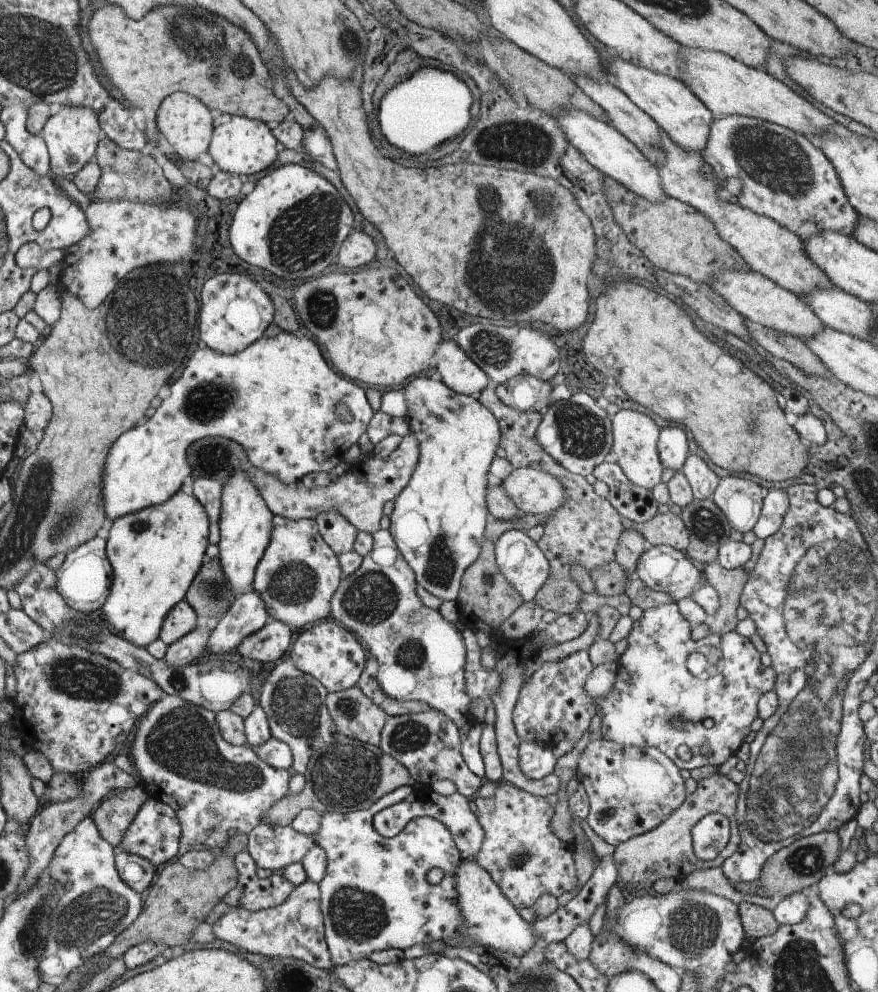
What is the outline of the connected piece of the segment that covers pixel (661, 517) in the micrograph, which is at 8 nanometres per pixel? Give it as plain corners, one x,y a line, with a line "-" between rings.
670,511
658,513
652,520
640,524
622,516
620,520
625,530
640,532
652,546
670,545
678,550
689,548
689,529
685,521

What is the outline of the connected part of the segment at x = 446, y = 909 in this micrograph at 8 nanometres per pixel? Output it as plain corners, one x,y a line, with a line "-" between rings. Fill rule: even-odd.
412,784
406,786
401,786
394,790
393,793
385,794
380,800
374,802
372,806
364,810
356,810
352,812
329,812
323,813
322,822
320,828
315,832
314,839
316,840
316,845
322,847
326,852
326,874
324,878
319,882
320,890
320,910
322,910
322,916
324,919
324,928
326,944
332,959
334,966
343,965
352,961
359,961
362,959
368,959
370,954
374,951
388,950
388,948
400,948
400,950
405,951
411,946
420,944
424,942
433,943
434,941
446,941
448,938
458,938
462,933
462,926
465,926
465,917
461,911
461,905
458,902
458,889
457,889
457,879
456,870
457,865
461,862
461,851
458,850
457,843
454,842
452,832
447,826
444,826
438,819
421,816
418,818
413,818
410,822
405,824
405,827
393,837
386,837
382,835
376,827
373,825
373,821
376,819
378,813
382,809
388,809
389,806
394,806
399,802
404,801
413,792
-
432,868
440,868
444,872
444,878
440,884
430,884
426,880
426,874
432,870

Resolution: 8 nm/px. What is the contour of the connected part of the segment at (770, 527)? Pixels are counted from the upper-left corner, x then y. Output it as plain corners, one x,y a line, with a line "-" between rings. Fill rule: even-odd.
770,489
763,498
761,515
753,528
757,538
765,539
772,536
782,526
788,508
790,508
790,500
787,490

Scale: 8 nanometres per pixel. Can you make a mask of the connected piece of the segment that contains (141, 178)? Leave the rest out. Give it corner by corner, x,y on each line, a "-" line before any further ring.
108,137
100,140
97,156
98,158
95,160
100,166
101,180
90,197
94,202
124,202
128,200
128,202
138,201
164,205
164,200
168,200
172,196
170,182
162,176
162,168
156,164
156,160
152,160
151,156
118,146

